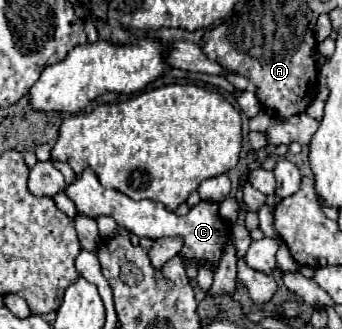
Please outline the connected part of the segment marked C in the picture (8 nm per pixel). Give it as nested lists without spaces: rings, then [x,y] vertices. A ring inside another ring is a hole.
[[[85,168],[77,176],[77,180],[73,180],[63,192],[75,202],[77,212],[81,212],[81,214],[85,214],[89,218],[97,218],[101,214],[113,216],[119,226],[127,228],[129,232],[133,232],[139,238],[147,236],[147,238],[157,240],[157,238],[163,238],[163,236],[181,236],[183,238],[181,256],[185,258],[185,262],[195,258],[199,262],[211,260],[211,262],[217,264],[221,254],[223,254],[223,244],[225,244],[225,238],[227,238],[229,224],[225,224],[219,218],[217,204],[213,204],[213,202],[201,200],[185,216],[177,216],[175,212],[165,210],[165,206],[155,202],[155,200],[133,200],[133,198],[125,196],[123,192],[119,192],[115,188],[105,188],[91,168]]]

